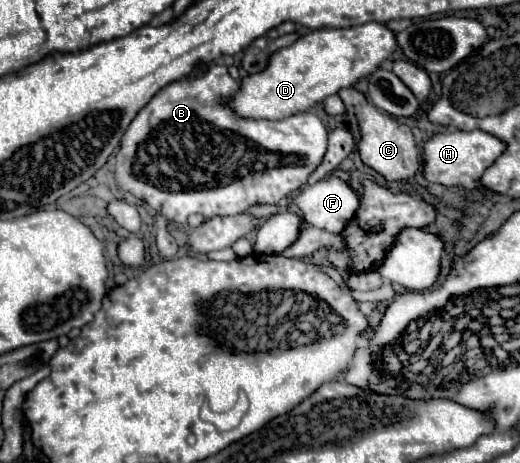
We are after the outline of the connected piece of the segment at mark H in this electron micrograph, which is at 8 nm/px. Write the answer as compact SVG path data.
M452 130L452 132L440 132L430 136L422 144L422 176L428 182L438 182L444 186L456 186L456 188L476 188L476 178L484 174L484 170L504 152L504 142L498 138L492 138L492 134L484 134L482 130Z

